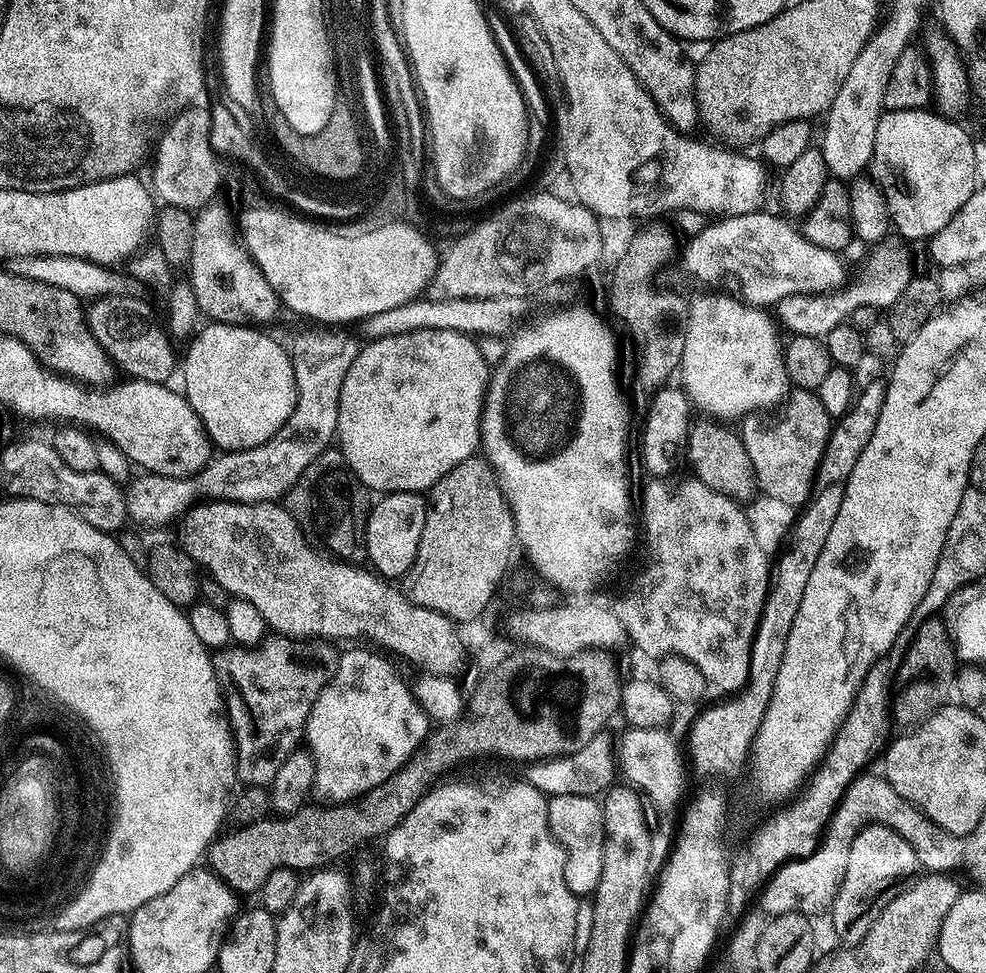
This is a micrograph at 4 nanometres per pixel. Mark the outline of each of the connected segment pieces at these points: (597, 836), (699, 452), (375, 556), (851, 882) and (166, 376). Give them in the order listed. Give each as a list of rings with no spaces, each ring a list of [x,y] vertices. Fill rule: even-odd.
[[[558,794],[548,797],[548,829],[566,854],[566,886],[578,898],[591,897],[602,878],[604,805],[595,796]]]
[[[700,418],[688,430],[688,447],[686,456],[692,463],[695,479],[702,481],[710,490],[718,490],[718,494],[726,494],[731,500],[745,502],[752,495],[757,495],[754,466],[750,466],[750,454],[746,454],[746,446],[742,442],[739,431],[716,418]]]
[[[389,492],[377,500],[380,501],[371,505],[364,531],[367,563],[381,577],[407,577],[416,561],[418,542],[422,542],[422,526],[426,526],[428,505],[425,497],[419,492]]]
[[[885,824],[866,825],[850,846],[846,858],[846,878],[842,878],[842,886],[832,899],[830,915],[833,930],[840,936],[852,936],[858,928],[871,925],[882,901],[897,887],[895,884],[907,876],[915,877],[919,868],[920,860],[916,857],[914,846],[910,846],[902,834]]]
[[[107,294],[98,296],[87,305],[86,319],[88,321],[88,330],[92,337],[98,342],[108,359],[112,361],[117,369],[120,368],[125,373],[125,377],[134,380],[145,380],[155,384],[168,384],[171,381],[172,371],[177,371],[178,354],[172,350],[173,341],[170,339],[167,331],[163,327],[156,325],[156,320],[152,317],[152,308],[144,300],[139,300],[136,296],[114,296]]]

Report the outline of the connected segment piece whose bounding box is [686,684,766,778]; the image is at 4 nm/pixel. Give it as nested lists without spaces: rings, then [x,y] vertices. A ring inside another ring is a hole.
[[[745,684],[740,692],[725,699],[728,701],[704,711],[695,720],[690,730],[686,750],[690,757],[691,769],[693,766],[700,775],[736,778],[743,772],[750,748],[752,746],[753,749],[766,716],[766,712],[760,712],[761,716],[756,718],[752,732],[746,734],[746,730],[744,730],[744,700],[746,700],[746,694],[750,690],[752,690],[752,686]]]

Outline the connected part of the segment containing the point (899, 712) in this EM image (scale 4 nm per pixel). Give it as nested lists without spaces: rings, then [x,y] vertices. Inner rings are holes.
[[[933,618],[930,620],[923,620],[921,624],[915,625],[916,633],[914,634],[914,638],[910,642],[910,646],[906,650],[906,654],[904,655],[903,660],[899,661],[898,667],[896,669],[896,679],[894,681],[894,687],[892,689],[892,718],[893,721],[897,725],[901,724],[901,729],[908,730],[913,726],[919,726],[924,723],[924,721],[929,720],[932,715],[936,713],[939,708],[945,707],[953,699],[954,689],[958,684],[958,667],[956,668],[956,664],[958,665],[958,657],[956,655],[956,647],[953,644],[953,635],[950,631],[949,625],[947,623],[944,624],[940,621],[940,618]]]

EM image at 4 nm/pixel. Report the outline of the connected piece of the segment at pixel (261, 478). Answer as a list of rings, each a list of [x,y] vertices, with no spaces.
[[[308,326],[305,332],[300,332],[290,343],[290,355],[294,366],[294,382],[296,383],[296,405],[283,426],[262,446],[254,446],[241,452],[220,452],[215,458],[204,465],[204,469],[194,476],[175,479],[172,476],[143,473],[134,481],[126,494],[126,506],[129,519],[148,526],[160,526],[170,520],[179,519],[200,497],[213,500],[233,500],[243,504],[267,504],[279,501],[298,482],[302,470],[316,463],[323,452],[329,451],[330,445],[336,440],[338,426],[338,402],[342,382],[346,378],[346,370],[358,358],[362,340],[351,336],[348,330],[336,326]]]

